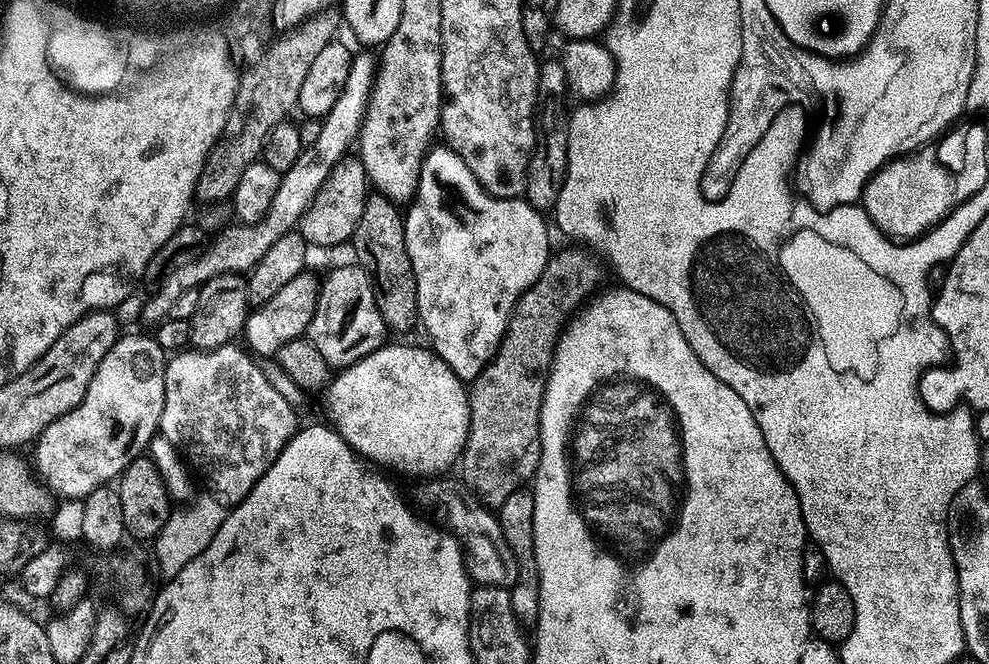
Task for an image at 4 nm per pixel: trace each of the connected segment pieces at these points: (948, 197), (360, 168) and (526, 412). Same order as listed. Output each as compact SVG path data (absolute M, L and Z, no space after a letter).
M931 147L901 154L881 166L864 186L862 205L879 232L889 238L919 238L935 228L960 203L953 169L940 164Z
M349 154L341 158L330 170L328 177L316 194L310 206L302 214L298 230L304 241L313 249L332 248L335 244L347 245L358 230L362 210L370 195L368 175L359 155Z
M564 248L561 252L553 251L549 255L548 264L542 270L538 282L526 289L513 306L504 337L492 355L491 362L470 381L470 430L464 454L458 461L458 469L464 475L463 483L472 495L489 509L499 510L502 502L510 498L510 494L525 487L535 477L540 461L540 407L544 401L544 381L552 366L556 342L560 339L570 313L585 301L589 295L587 292L600 278L595 262L587 256L587 251L584 252L576 248Z

